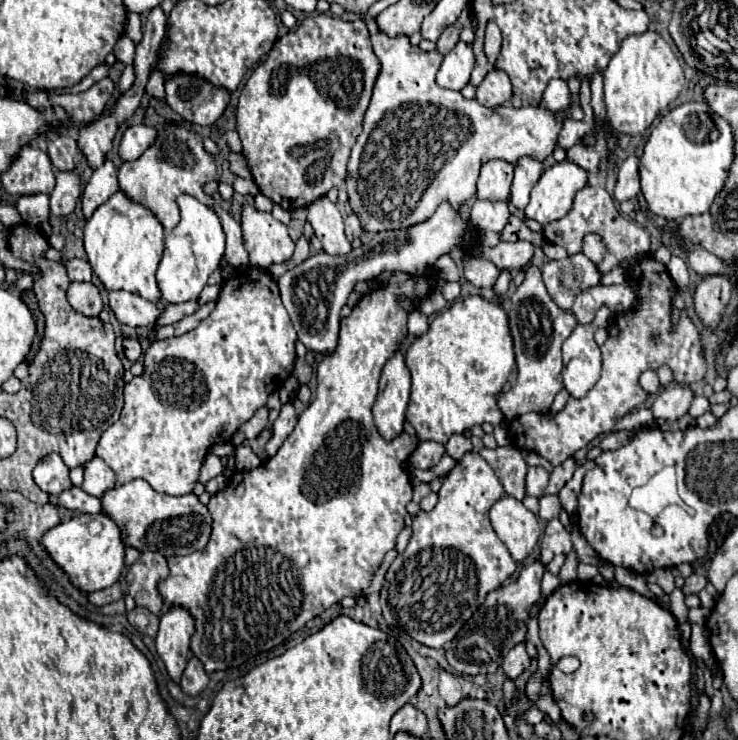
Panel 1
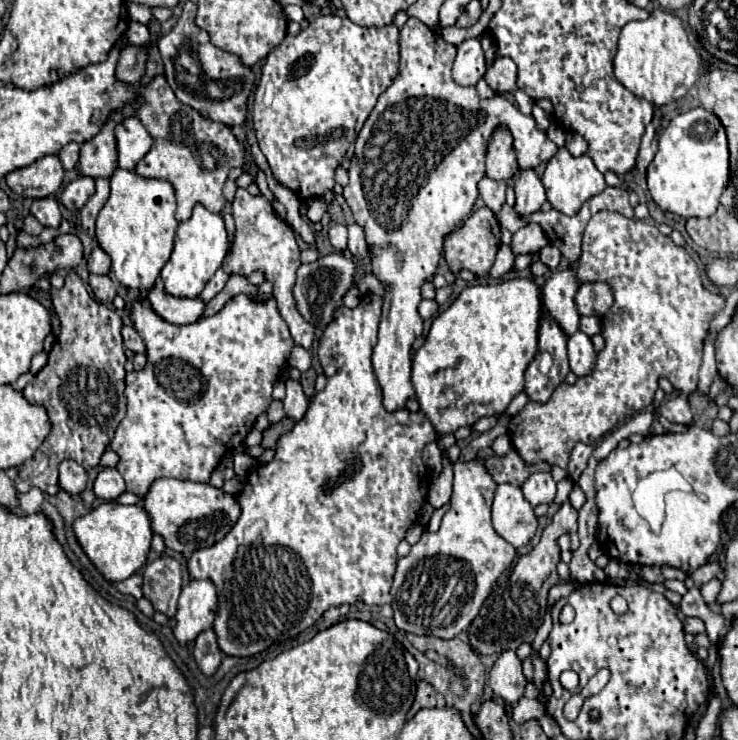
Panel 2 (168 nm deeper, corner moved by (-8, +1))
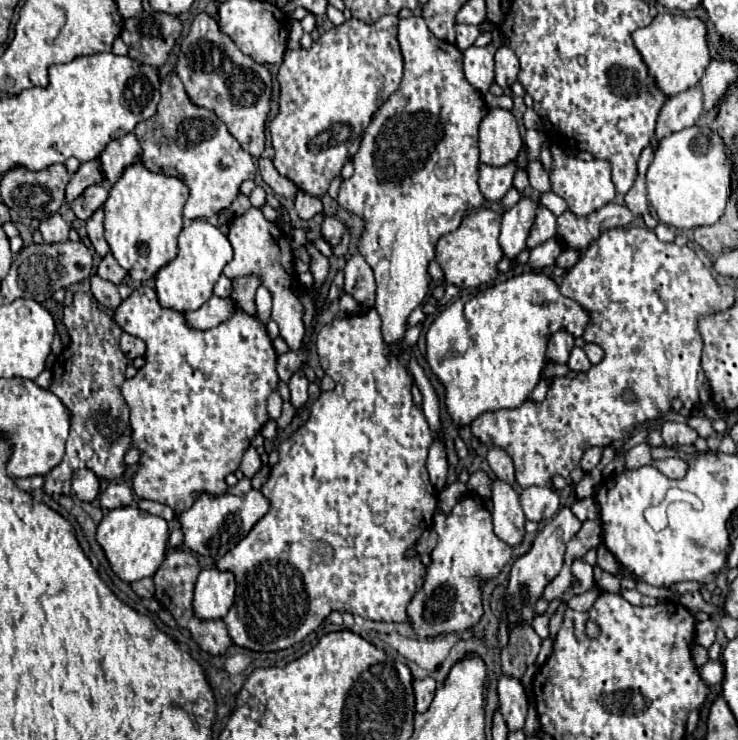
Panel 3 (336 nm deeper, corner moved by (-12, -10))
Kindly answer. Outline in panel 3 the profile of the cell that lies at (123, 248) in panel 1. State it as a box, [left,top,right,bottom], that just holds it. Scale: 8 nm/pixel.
[104,163,188,283]

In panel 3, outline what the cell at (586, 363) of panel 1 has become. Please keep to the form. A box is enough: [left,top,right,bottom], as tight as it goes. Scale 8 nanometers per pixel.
[568,347,592,373]

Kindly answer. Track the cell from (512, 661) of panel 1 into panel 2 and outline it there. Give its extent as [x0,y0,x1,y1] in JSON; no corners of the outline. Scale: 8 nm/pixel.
[488,650,526,704]

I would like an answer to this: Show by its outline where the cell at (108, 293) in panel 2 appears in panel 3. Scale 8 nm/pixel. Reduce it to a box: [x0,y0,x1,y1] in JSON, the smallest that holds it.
[90,275,122,309]

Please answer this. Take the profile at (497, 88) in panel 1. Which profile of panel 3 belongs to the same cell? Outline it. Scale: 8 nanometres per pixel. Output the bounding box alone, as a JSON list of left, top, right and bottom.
[494,45,518,91]

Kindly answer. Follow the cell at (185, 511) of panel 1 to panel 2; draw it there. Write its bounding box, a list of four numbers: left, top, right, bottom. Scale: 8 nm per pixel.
[142,478,240,554]

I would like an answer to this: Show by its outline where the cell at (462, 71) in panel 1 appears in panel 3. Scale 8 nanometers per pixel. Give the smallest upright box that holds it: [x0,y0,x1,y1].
[464,27,503,93]

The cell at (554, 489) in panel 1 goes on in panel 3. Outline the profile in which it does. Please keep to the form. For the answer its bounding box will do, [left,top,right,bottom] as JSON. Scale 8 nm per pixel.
[580,447,602,473]

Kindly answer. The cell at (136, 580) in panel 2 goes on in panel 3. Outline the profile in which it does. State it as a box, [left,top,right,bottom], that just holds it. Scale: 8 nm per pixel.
[132,577,154,599]

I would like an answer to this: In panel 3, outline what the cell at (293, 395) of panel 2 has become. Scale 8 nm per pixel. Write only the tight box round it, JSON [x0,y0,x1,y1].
[288,369,308,409]

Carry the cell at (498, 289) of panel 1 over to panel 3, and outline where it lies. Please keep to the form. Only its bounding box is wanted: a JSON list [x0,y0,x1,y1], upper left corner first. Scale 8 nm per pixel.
[528,237,564,269]

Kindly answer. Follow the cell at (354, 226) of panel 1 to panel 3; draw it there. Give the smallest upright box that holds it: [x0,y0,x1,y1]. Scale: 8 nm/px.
[344,255,376,307]

